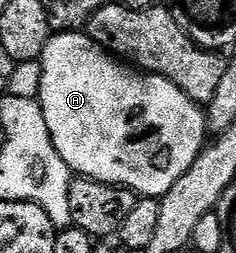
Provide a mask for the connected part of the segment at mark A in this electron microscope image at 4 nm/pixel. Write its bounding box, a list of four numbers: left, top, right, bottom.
[39,30,207,198]

